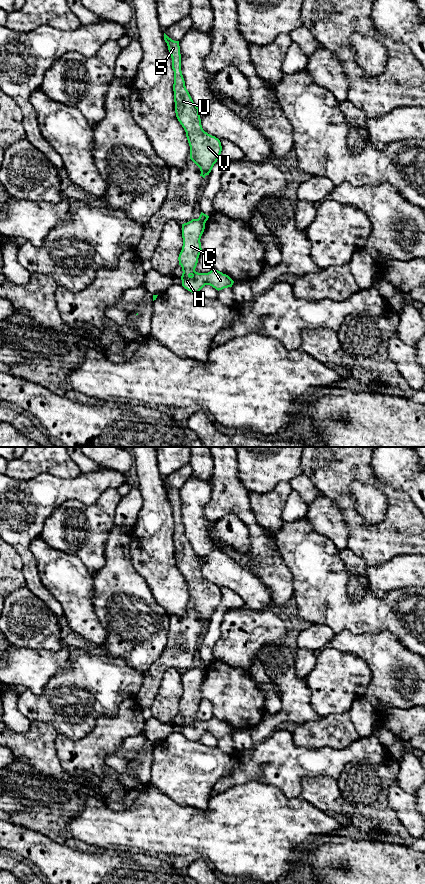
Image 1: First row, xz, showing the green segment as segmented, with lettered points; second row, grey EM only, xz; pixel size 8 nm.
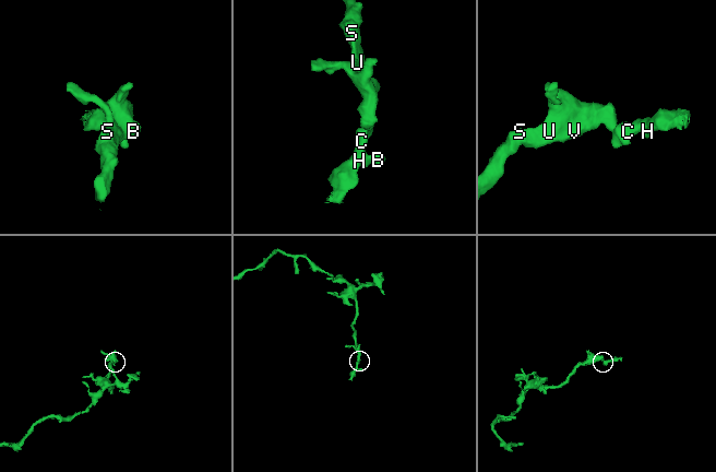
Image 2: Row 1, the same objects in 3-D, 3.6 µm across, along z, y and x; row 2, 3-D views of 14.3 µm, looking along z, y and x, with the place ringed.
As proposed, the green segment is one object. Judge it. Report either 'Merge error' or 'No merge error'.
Merge error

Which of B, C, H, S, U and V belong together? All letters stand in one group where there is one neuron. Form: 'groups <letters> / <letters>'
groups B C H / S U V

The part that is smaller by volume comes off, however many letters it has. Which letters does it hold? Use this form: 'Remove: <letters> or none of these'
Remove: B, C, H

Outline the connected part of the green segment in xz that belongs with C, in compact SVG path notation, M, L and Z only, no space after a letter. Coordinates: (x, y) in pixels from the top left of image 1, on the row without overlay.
M199 667L182 672L183 694L179 702L179 713L182 715L182 734L192 741L199 741L205 734L210 733L216 738L232 735L234 729L226 722L212 717L208 721L198 721L195 716L202 699L201 684L205 677L205 670Z

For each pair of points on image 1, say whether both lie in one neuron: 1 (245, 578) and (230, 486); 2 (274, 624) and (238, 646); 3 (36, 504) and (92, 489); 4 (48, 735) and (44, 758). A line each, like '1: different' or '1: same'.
1: different
2: same
3: same
4: same

